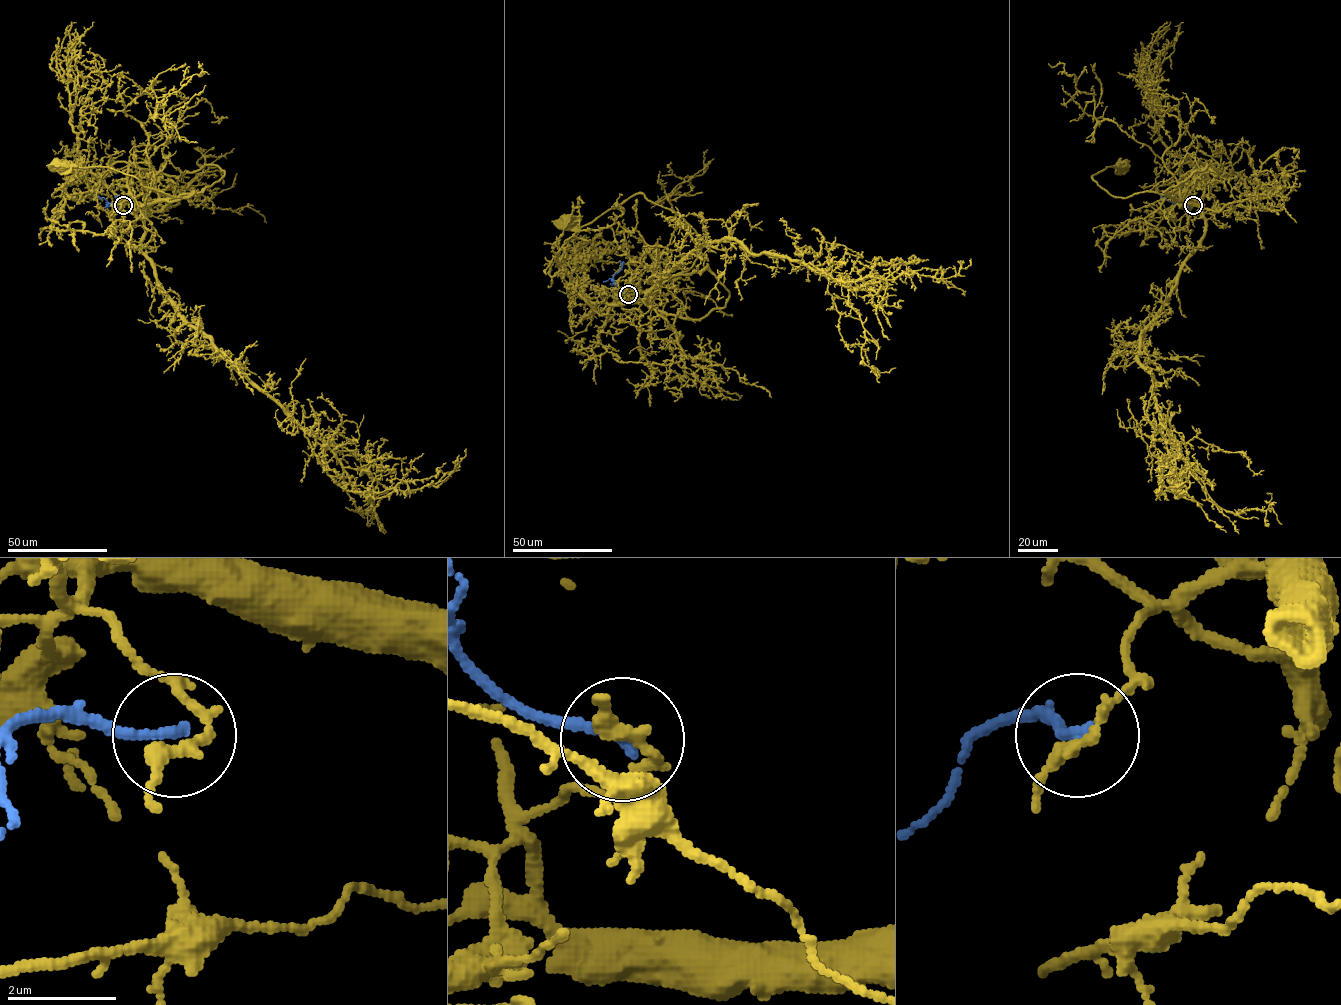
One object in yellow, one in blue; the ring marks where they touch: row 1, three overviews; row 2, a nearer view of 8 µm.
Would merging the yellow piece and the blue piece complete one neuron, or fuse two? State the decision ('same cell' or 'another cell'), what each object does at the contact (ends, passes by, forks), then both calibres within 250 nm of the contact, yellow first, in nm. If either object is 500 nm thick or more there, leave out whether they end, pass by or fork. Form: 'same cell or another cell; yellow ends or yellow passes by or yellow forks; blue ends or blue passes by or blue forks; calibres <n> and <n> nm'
another cell; yellow passes by; blue ends; calibres 240 and 200 nm

